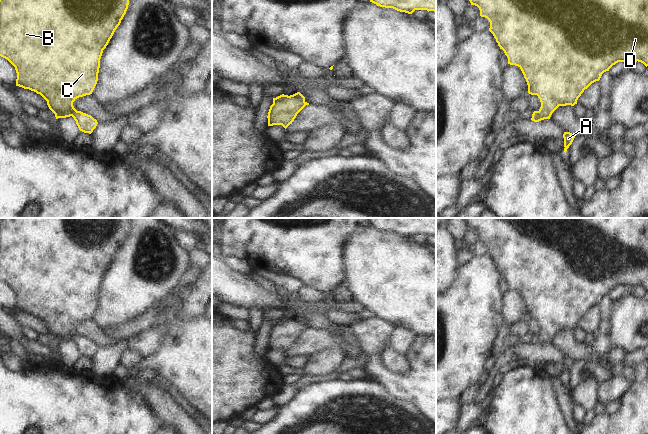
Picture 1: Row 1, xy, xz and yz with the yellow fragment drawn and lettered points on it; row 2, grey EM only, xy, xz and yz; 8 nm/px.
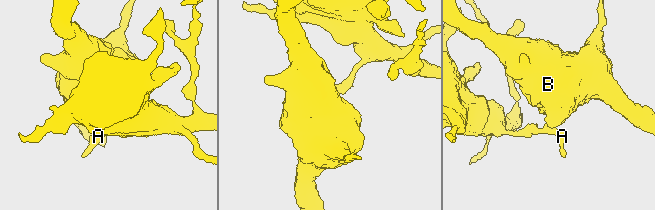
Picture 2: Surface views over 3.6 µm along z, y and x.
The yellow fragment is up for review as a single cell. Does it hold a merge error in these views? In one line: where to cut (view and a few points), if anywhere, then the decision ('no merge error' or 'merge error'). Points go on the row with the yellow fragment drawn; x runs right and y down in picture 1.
cut yz (538, 111), (545, 118); merge error

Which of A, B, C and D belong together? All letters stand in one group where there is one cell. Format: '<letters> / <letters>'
A / B C D

